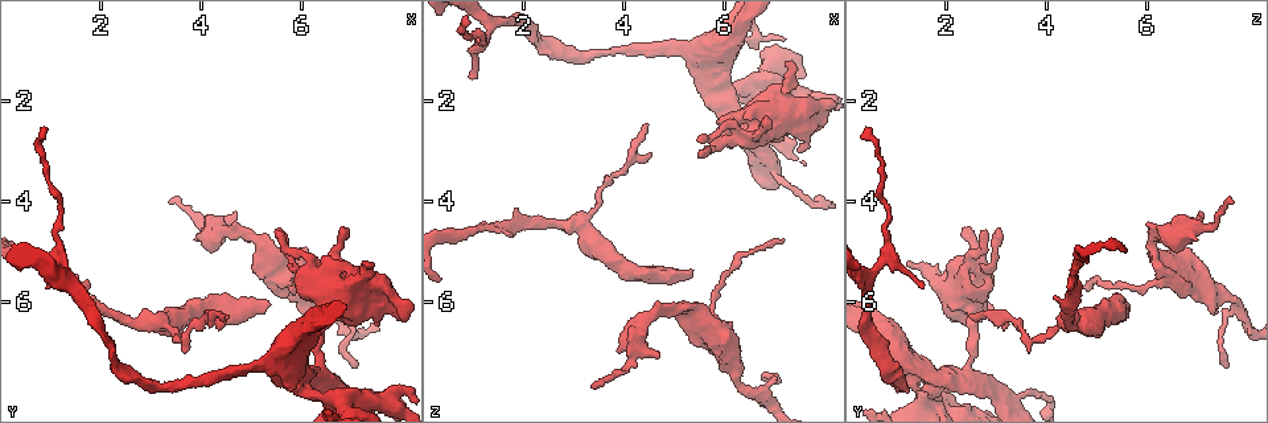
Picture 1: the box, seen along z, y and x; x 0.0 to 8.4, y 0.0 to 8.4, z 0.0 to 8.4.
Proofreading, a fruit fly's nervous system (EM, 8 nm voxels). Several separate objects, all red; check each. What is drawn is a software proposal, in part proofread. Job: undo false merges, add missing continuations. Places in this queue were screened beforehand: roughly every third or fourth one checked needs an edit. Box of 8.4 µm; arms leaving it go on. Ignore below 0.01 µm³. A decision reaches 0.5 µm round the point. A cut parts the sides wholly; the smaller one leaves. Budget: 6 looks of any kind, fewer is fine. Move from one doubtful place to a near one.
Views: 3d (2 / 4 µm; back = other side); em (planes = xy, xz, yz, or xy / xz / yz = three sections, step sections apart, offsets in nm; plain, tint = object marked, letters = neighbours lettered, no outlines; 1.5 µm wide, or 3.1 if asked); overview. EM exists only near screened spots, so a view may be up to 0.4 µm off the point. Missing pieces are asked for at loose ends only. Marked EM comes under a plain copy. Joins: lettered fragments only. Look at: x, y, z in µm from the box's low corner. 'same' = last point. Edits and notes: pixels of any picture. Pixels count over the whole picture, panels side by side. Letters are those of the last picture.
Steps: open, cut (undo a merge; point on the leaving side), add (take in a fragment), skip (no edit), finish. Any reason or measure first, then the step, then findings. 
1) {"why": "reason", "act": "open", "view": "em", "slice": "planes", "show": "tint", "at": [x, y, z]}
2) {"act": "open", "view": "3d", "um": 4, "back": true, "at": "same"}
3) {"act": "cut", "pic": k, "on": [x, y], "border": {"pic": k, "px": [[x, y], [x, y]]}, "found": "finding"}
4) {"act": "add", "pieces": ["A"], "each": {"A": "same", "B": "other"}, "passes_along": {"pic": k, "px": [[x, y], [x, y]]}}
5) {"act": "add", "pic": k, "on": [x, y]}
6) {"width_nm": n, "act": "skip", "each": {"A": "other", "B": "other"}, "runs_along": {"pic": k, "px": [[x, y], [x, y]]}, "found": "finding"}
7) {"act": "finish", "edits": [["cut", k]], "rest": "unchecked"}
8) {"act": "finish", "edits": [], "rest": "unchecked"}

{"why": "free end", "act": "open", "view": "3d", "um": 4, "at": [5.70, 5.90, 6.75]}

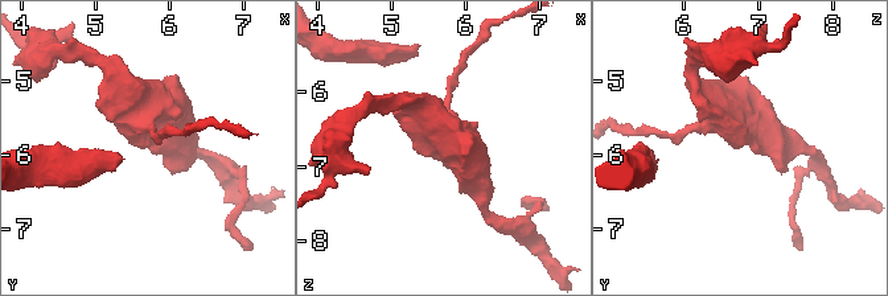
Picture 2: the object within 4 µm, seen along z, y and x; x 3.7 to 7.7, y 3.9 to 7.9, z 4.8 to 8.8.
{"why": "now the EM", "act": "open", "view": "em", "slice": "xy", "step": 4, "show": "letters", "at": [5.70, 5.85, 6.75]}

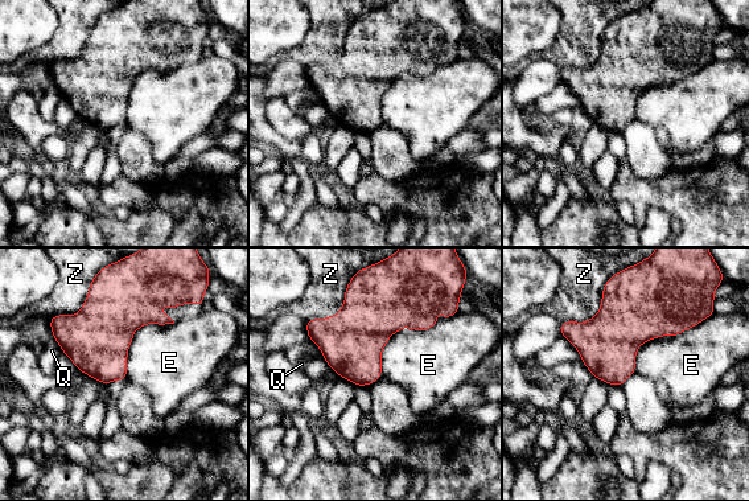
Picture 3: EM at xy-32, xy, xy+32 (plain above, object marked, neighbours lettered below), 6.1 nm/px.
{"act": "open", "view": "em", "slice": "xz", "step": 4, "show": "letters", "at": "same"}

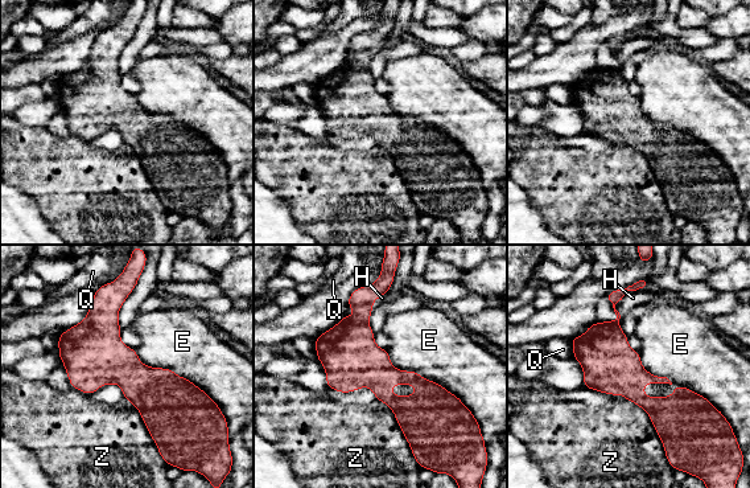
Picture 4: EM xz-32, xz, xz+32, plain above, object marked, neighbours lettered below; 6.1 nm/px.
{"act": "skip", "each": {"E": "other", "H": "other", "Q": "other", "Z": "other"}, "border": {"pic": 4, "px": [[386, 351], [462, 402]]}, "found": "none of them fits"}

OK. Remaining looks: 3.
{"why": "sharp bend", "act": "open", "view": "3d", "um": 2, "at": [1.10, 5.20, 0.85]}

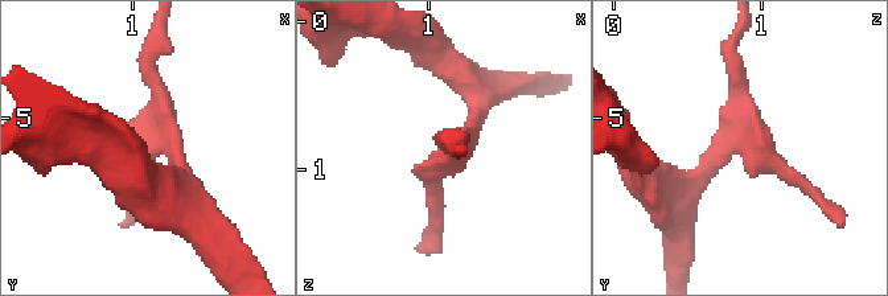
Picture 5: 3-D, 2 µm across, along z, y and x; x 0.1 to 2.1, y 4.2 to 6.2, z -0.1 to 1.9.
{"why": "shape alone is not enough", "act": "open", "view": "em", "slice": "xz", "step": 8, "show": "tint", "at": [1.12, 5.20, 0.90]}

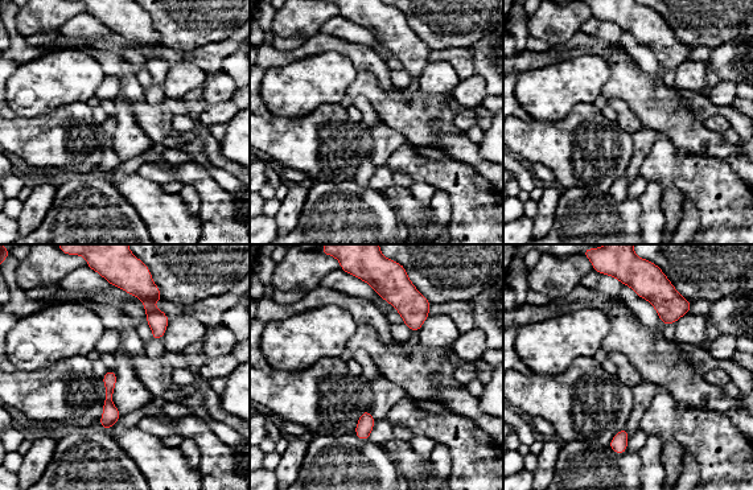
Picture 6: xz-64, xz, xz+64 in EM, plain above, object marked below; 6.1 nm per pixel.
{"why": "cut it another way", "act": "open", "view": "em", "slice": "planes", "show": "letters", "at": "same"}

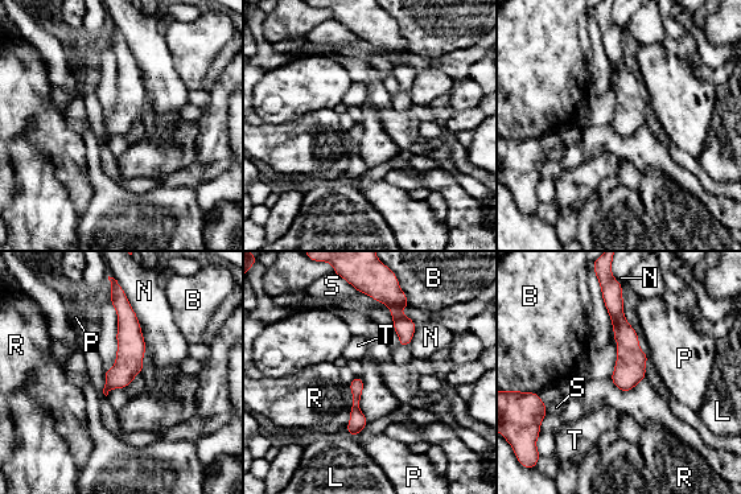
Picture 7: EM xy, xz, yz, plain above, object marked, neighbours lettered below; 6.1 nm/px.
{"width_nm": 170, "act": "skip", "each": {"B": "other", "L": "other", "N": "other", "P": "other", "R": "other", "S": "other", "T": "other"}, "border": {"pic": 7, "px": [[349, 385], [350, 419], [345, 427]]}, "found": "all the same neuron"}

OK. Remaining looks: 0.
{"act": "finish", "edits": [], "rest": "unchecked"}

